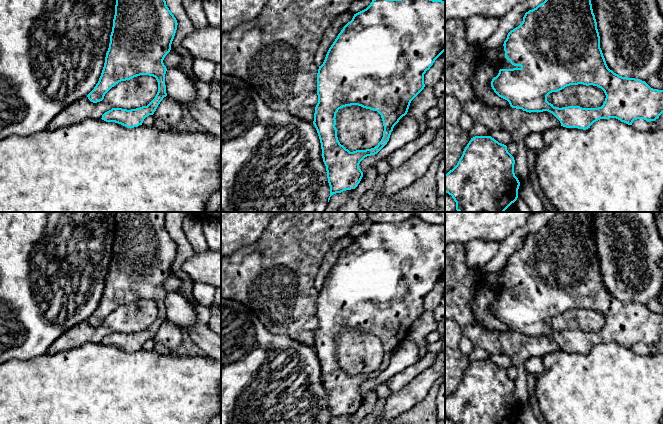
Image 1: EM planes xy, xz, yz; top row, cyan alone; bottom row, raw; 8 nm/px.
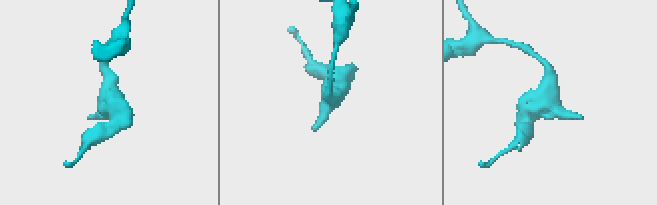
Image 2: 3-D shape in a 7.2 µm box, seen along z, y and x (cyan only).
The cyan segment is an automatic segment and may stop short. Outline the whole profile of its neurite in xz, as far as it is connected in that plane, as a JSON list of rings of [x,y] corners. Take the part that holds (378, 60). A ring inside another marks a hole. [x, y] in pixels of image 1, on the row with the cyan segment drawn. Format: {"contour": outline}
{"contour": [[[372,0],[366,9],[354,14],[352,20],[343,27],[317,73],[318,103],[313,124],[320,139],[330,186],[328,202],[333,194],[358,186],[363,177],[360,162],[367,156],[377,154],[387,144],[394,126],[407,114],[411,101],[424,89],[424,74],[444,51],[445,2],[442,0]],[[351,105],[377,111],[381,115],[383,137],[374,148],[350,152],[340,144],[335,127],[336,113]]]}

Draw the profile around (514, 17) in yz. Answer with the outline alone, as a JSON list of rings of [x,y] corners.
[[[525,0],[524,3],[518,4],[499,19],[499,26],[496,31],[483,43],[476,45],[479,57],[484,59],[488,52],[500,47],[506,40],[508,33],[522,23],[525,13],[536,8],[544,1],[545,0]]]

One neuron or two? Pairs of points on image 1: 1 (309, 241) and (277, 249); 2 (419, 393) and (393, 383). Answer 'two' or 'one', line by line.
1: one
2: two

